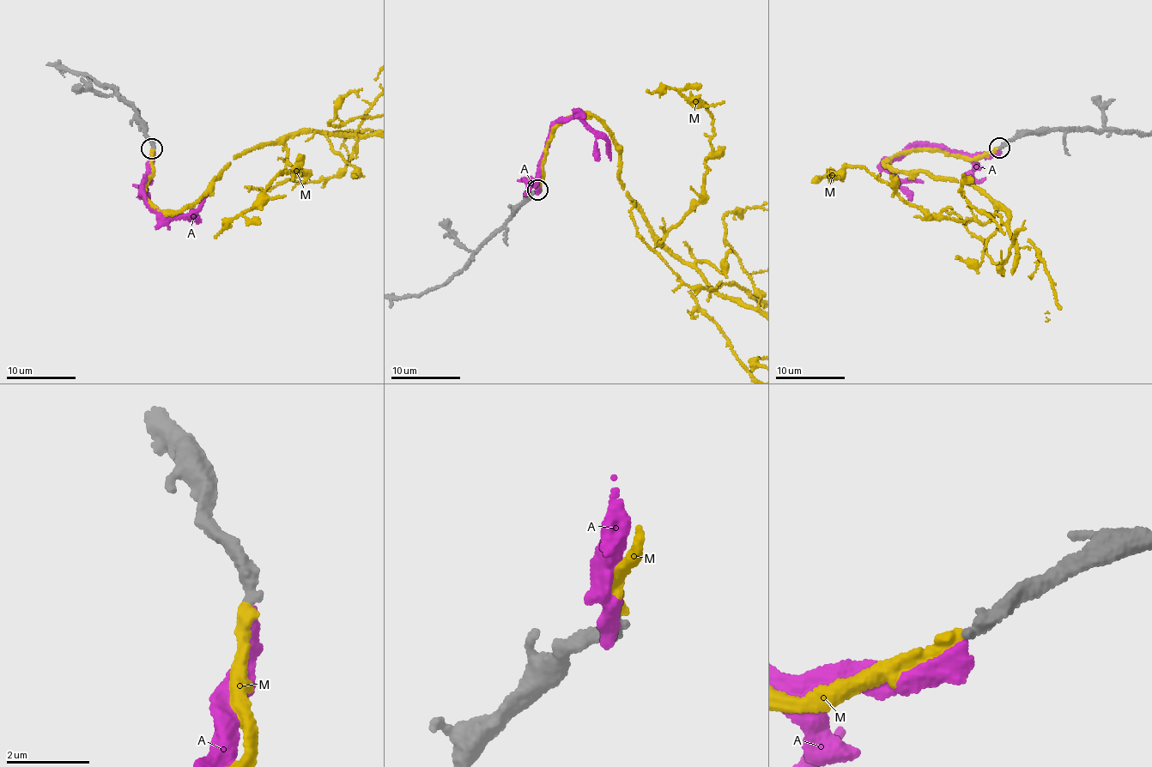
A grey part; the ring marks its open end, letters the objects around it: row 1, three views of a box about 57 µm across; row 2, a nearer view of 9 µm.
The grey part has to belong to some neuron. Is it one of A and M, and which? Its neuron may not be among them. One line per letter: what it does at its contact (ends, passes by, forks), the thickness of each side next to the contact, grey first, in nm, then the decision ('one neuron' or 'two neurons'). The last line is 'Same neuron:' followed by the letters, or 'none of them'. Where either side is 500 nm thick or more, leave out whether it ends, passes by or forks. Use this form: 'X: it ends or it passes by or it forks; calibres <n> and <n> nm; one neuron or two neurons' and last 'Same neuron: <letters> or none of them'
A: it ends; calibres 320 and 320 nm; two neurons
M: it ends; calibres 320 and 320 nm; one neuron
Same neuron: M

